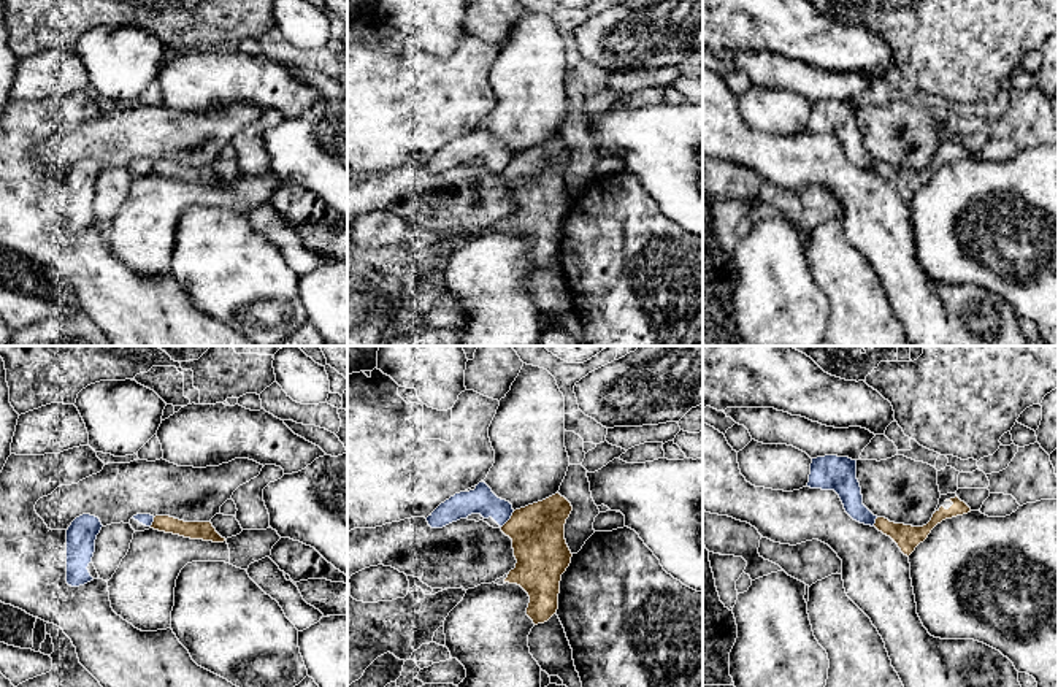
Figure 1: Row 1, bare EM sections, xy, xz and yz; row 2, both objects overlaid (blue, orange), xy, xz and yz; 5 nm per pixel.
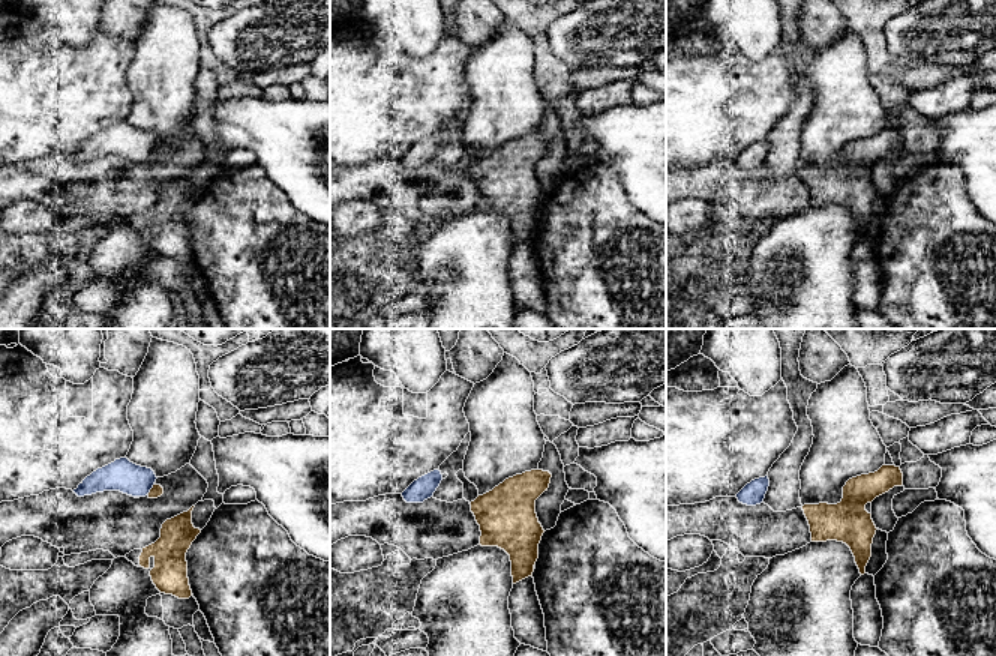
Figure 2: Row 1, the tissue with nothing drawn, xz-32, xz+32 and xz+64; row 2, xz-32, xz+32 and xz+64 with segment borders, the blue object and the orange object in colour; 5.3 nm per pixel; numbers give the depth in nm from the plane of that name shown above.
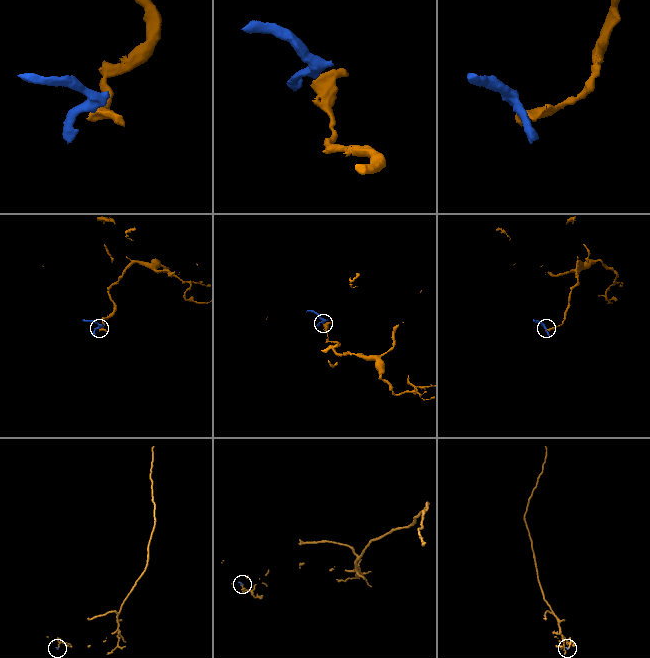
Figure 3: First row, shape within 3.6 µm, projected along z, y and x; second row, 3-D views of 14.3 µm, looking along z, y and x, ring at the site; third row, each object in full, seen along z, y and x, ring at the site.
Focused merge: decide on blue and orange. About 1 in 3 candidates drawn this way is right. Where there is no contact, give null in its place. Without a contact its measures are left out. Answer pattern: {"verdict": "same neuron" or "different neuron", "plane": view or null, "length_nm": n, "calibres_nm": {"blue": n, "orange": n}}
{"verdict": "different neuron", "plane": "xz", "length_nm": 110, "calibres_nm": {"blue": 140, "orange": 280}}

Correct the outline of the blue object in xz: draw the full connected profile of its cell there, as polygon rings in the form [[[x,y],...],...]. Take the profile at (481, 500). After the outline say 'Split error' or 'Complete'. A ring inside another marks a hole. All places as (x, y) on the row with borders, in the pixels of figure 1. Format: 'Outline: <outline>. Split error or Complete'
Outline: [[[479,482],[441,503],[427,522],[431,528],[443,528],[471,514],[481,514],[490,527],[501,528],[512,512],[509,501],[498,498],[485,482]]]. Split error

